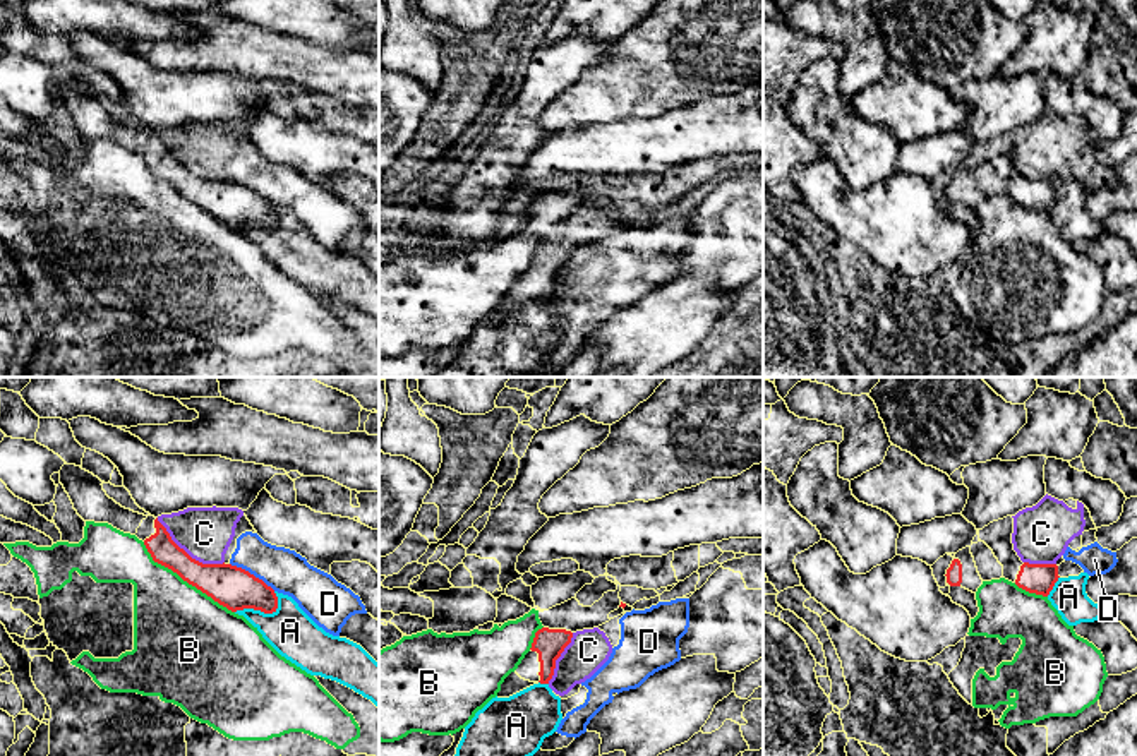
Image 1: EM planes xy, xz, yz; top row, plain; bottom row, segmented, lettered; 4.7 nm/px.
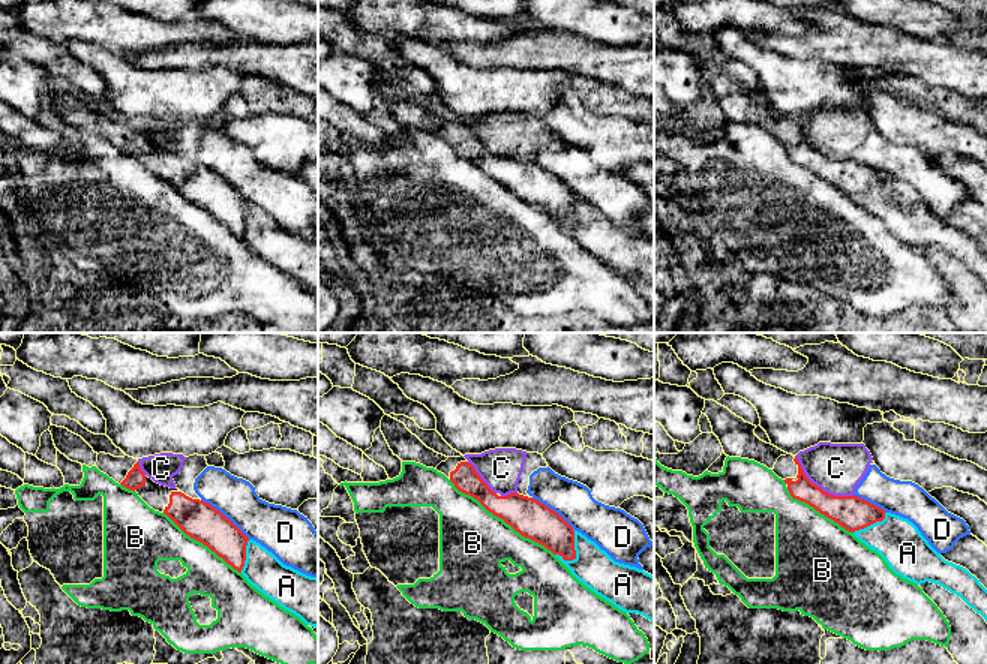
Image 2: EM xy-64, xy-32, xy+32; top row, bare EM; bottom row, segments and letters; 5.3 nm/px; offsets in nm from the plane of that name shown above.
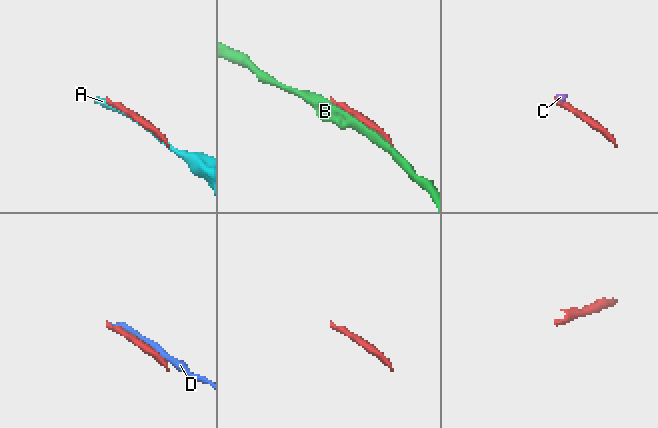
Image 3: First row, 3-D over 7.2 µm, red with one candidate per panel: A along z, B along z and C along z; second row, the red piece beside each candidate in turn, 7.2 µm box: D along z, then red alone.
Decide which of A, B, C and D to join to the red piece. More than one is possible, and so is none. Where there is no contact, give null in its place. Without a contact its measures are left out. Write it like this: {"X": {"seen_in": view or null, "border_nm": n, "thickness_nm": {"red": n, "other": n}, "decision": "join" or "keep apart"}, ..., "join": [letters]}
{"A": {"seen_in": "xy", "border_nm": 220, "thickness_nm": {"red": 200, "other": 220}, "decision": "keep apart"}, "B": {"seen_in": "xy", "border_nm": 550, "thickness_nm": {"red": 200, "other": 440}, "decision": "keep apart"}, "C": {"seen_in": "xy", "border_nm": 380, "thickness_nm": {"red": 190, "other": 240}, "decision": "keep apart"}, "D": {"seen_in": "xy", "border_nm": 260, "thickness_nm": {"red": 200, "other": 200}, "decision": "keep apart"}, "join": []}

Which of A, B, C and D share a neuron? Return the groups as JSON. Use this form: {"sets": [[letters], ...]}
{"sets": [["A"], ["B"], ["C", "D"]]}

